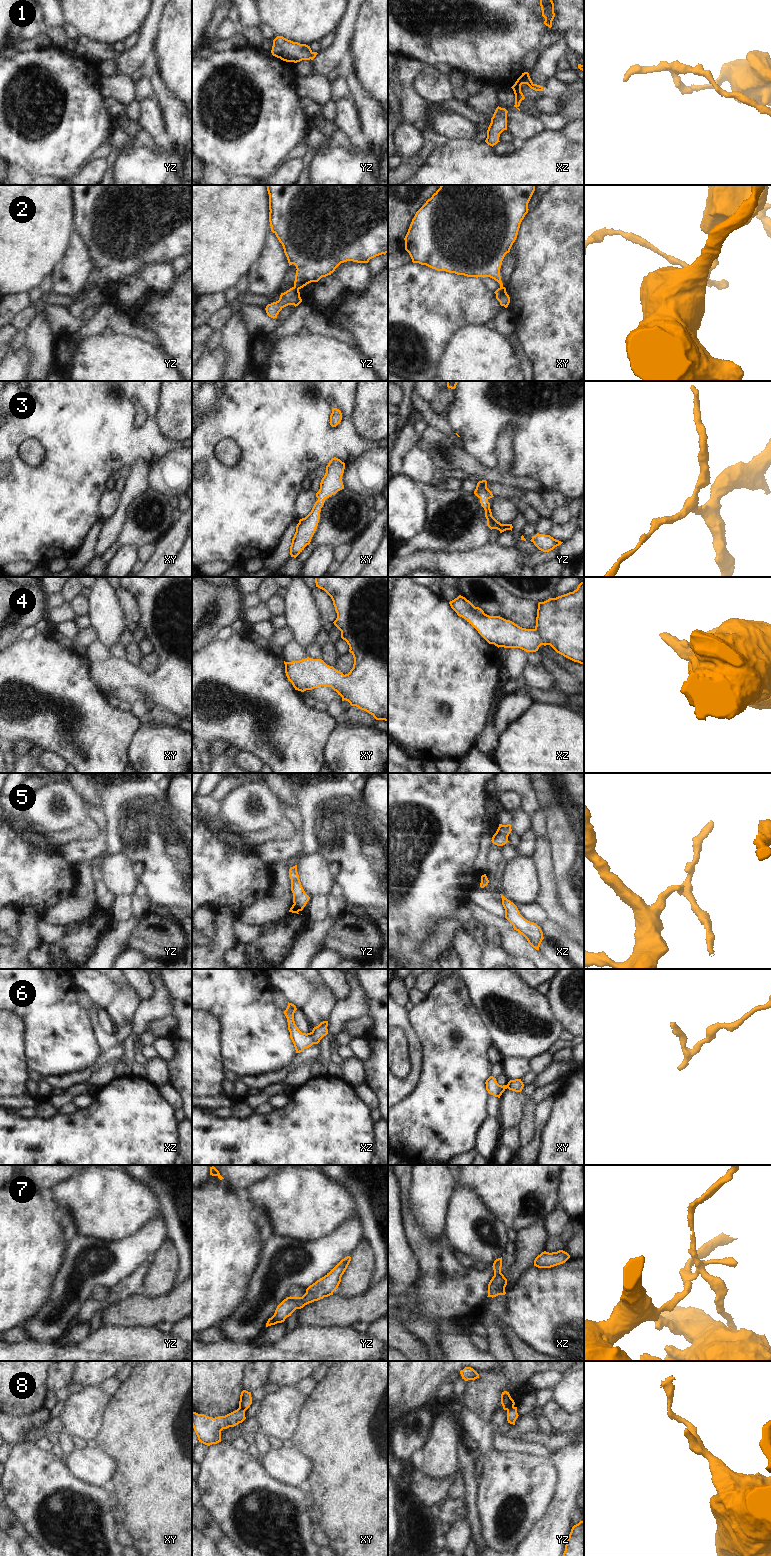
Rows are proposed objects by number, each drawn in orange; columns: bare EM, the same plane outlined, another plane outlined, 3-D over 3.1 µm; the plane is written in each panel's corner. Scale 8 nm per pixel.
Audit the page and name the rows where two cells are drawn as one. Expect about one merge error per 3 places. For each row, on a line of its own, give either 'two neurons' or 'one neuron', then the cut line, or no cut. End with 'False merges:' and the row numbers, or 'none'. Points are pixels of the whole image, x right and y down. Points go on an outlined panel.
1: one neuron; cut none
2: two neurons; cut yz (294, 286), (298, 289)
3: one neuron; cut none
4: one neuron; cut none
5: two neurons; cut yz (294, 903), (302, 908)
6: one neuron; cut none
7: one neuron; cut none
8: two neurons; cut yz (513, 1406), (507, 1410)
False merges: 2, 5, 8

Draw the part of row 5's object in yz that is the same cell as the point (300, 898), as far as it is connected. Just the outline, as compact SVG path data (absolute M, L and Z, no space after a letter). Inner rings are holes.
M297 865L289 869L289 877L291 879L291 891L293 893L293 903L296 906L304 908L310 897L305 893L297 872Z

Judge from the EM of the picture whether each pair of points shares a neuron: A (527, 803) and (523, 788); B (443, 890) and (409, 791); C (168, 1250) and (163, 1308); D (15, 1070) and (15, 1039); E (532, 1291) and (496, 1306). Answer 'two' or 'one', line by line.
A: one
B: one
C: two
D: one
E: two

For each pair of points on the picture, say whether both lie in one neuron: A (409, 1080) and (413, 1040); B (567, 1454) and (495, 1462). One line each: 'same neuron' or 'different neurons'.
A: same neuron
B: different neurons

